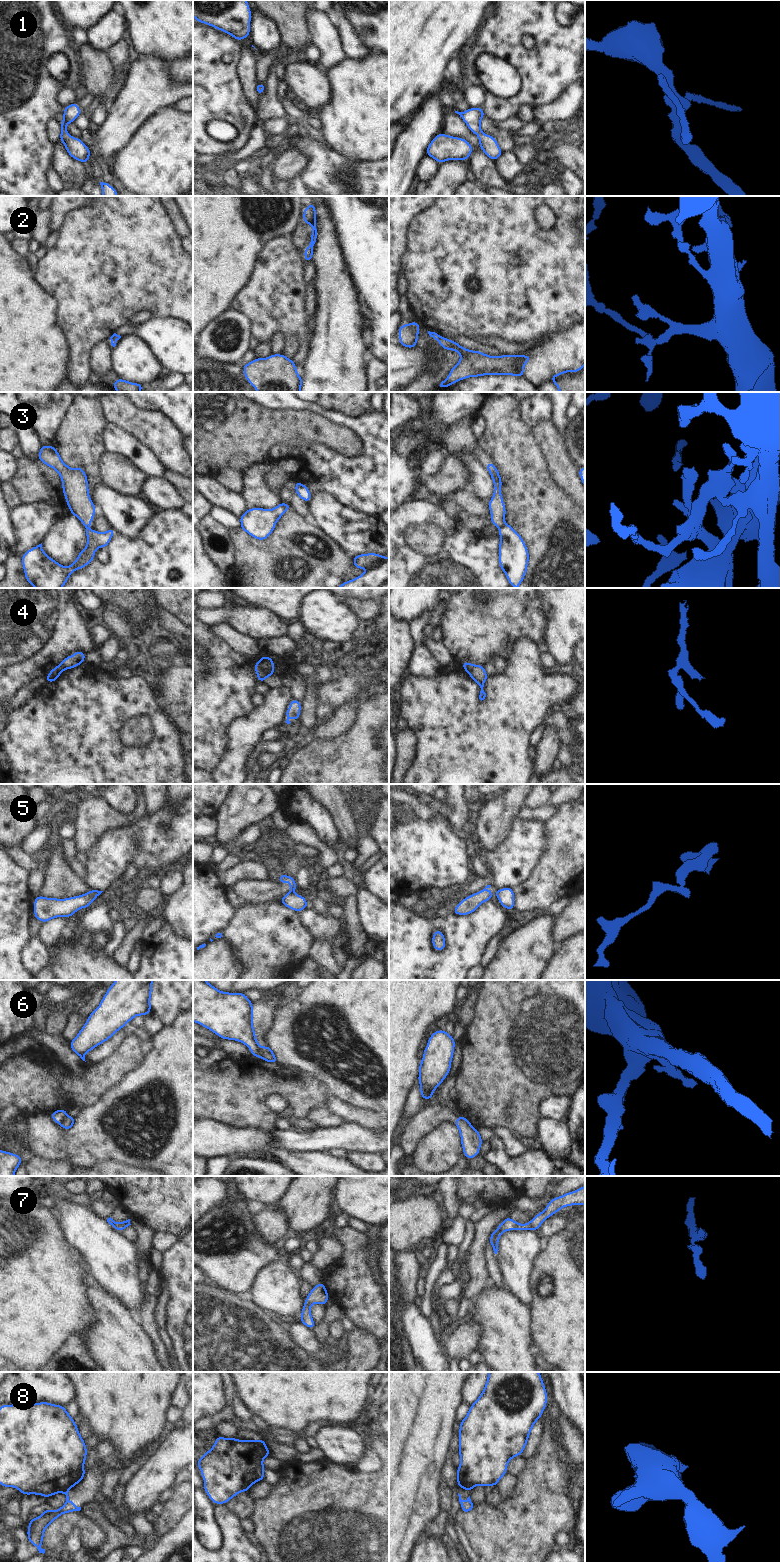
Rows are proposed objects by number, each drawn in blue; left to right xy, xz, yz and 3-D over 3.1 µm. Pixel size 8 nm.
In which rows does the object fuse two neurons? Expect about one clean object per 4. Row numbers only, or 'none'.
3, 4, 5, 6, 8

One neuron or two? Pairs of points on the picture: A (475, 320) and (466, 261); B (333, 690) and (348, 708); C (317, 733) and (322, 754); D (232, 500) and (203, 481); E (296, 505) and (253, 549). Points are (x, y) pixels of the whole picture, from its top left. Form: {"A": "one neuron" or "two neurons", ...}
{"A": "one neuron", "B": "two neurons", "C": "two neurons", "D": "one neuron", "E": "two neurons"}

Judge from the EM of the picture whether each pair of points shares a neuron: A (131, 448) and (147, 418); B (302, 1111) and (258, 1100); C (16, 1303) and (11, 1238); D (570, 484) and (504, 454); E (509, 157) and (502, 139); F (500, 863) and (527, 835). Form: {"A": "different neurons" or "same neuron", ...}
{"A": "different neurons", "B": "same neuron", "C": "same neuron", "D": "different neurons", "E": "different neurons", "F": "same neuron"}

